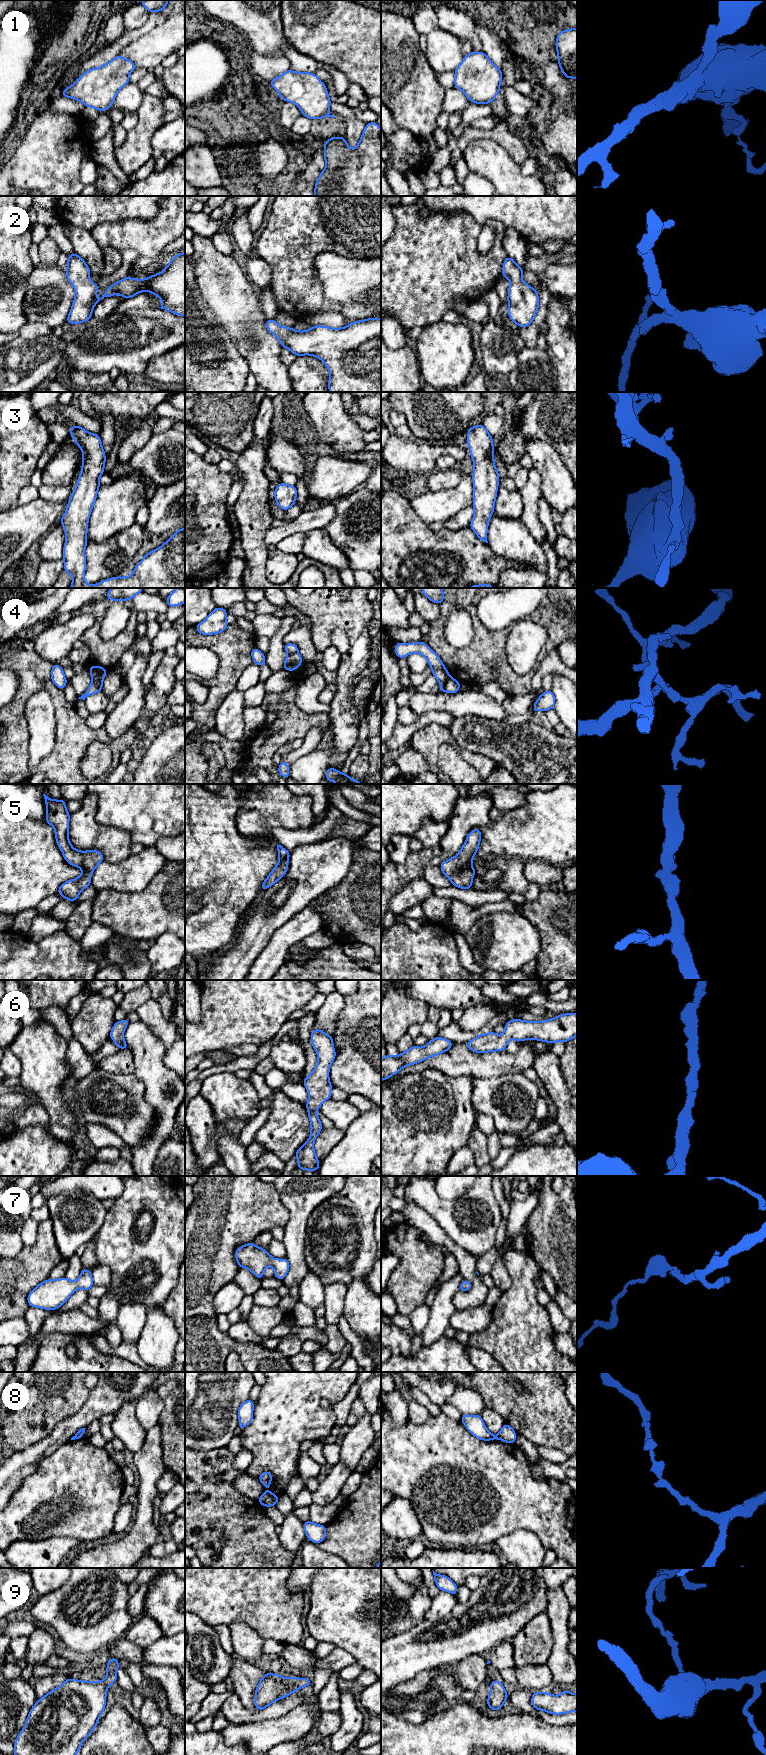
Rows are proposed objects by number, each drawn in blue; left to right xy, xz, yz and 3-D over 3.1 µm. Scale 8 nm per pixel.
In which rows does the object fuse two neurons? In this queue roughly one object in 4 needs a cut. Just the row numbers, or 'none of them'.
4, 8

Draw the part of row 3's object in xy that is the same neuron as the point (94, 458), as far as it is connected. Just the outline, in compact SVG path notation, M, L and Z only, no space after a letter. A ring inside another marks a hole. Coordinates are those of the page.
M73 425L70 435L83 452L82 471L70 496L66 512L60 520L66 534L63 548L64 571L73 577L70 588L185 588L185 528L175 531L174 535L162 546L147 553L135 566L130 576L113 577L96 585L85 582L86 556L84 551L88 543L88 520L100 488L99 478L105 473L106 456L99 434L92 434L80 426Z

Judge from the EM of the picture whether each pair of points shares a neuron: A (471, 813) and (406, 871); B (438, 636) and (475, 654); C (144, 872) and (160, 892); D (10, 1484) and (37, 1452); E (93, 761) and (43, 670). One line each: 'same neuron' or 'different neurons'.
A: same neuron
B: same neuron
C: different neurons
D: same neuron
E: different neurons

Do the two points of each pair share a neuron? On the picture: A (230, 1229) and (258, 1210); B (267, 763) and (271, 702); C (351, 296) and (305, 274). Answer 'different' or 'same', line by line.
A: same
B: same
C: different

